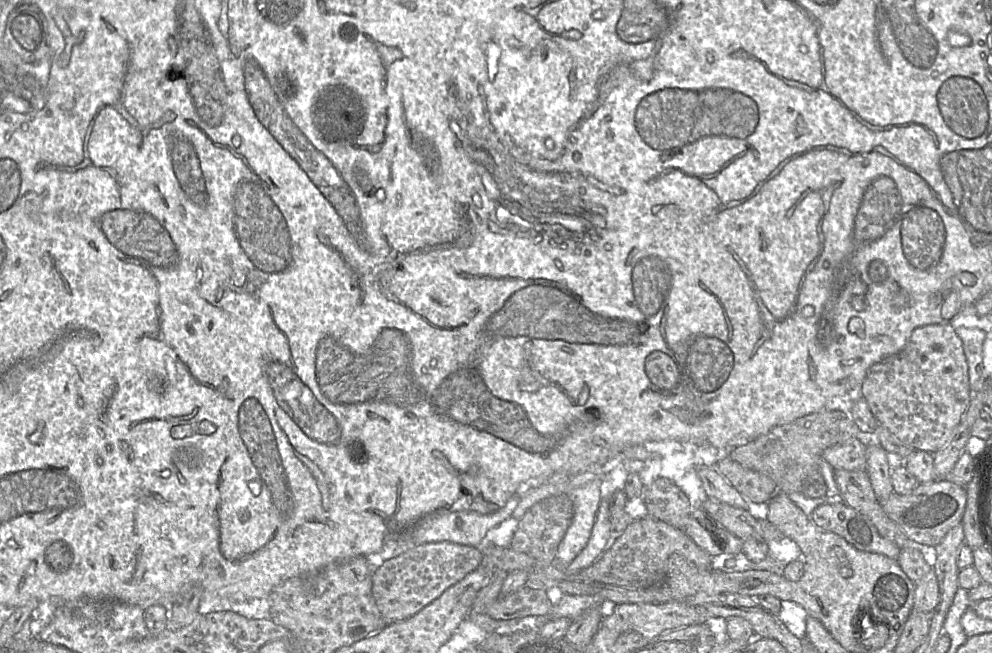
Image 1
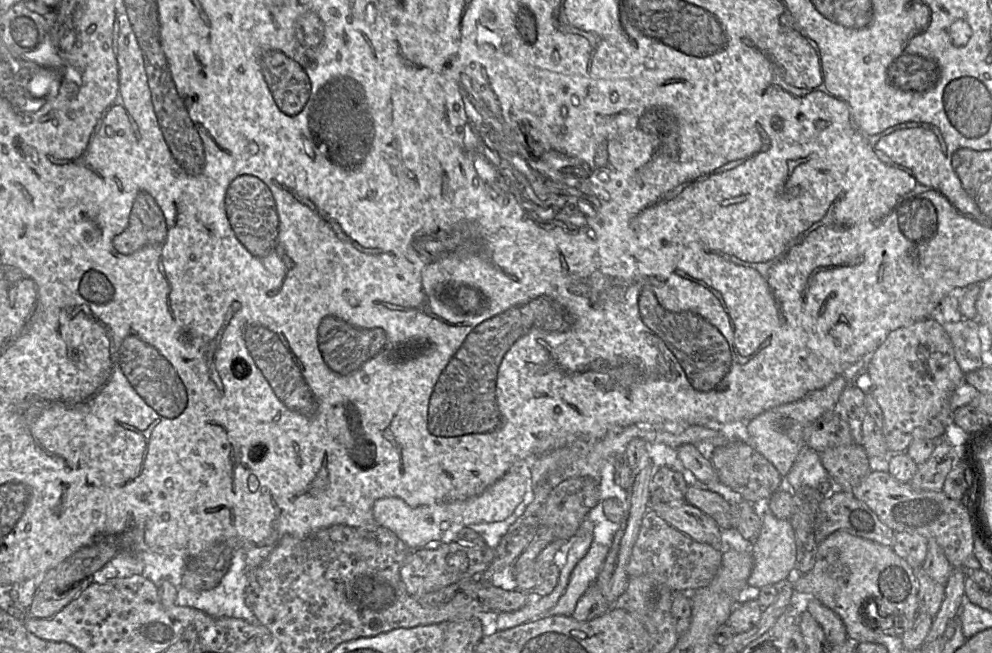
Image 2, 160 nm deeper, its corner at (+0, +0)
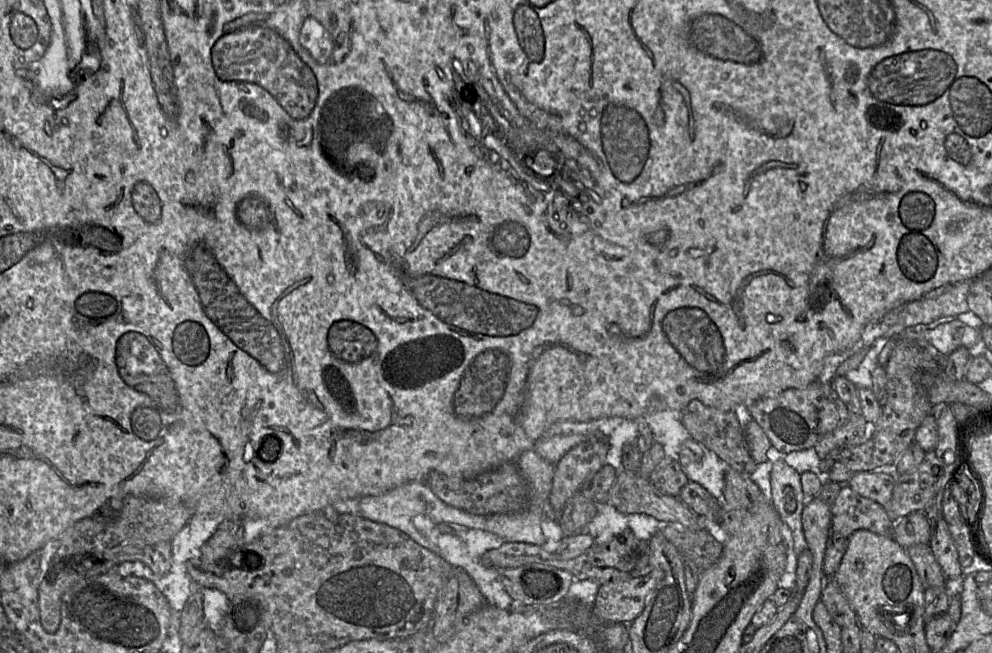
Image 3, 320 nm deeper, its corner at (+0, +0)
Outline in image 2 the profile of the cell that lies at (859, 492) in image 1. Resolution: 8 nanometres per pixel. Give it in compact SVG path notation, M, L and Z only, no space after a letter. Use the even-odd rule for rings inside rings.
M854 442L828 449L820 453L820 458L831 478L846 493L853 493L853 489L870 472L865 450Z

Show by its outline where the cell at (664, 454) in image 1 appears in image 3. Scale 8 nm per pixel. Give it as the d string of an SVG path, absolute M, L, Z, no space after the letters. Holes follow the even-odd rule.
M670 409L647 412L640 420L651 428L653 440L662 445L665 458L678 460L681 445L691 438L681 422L681 412Z

